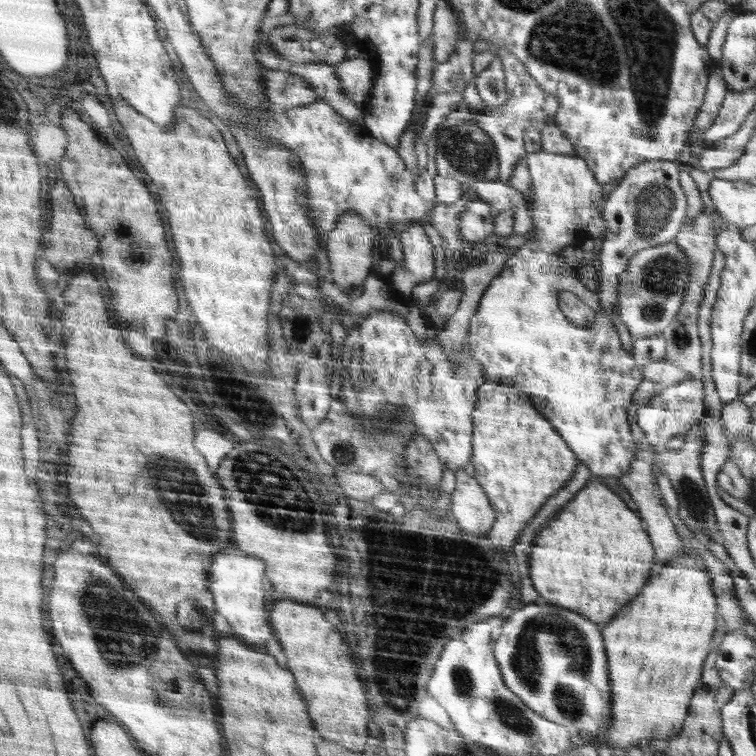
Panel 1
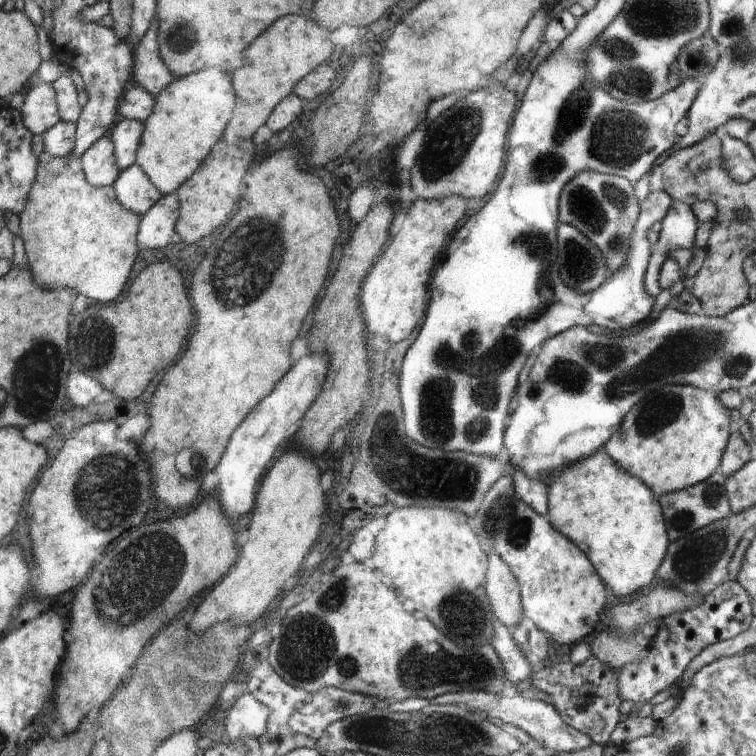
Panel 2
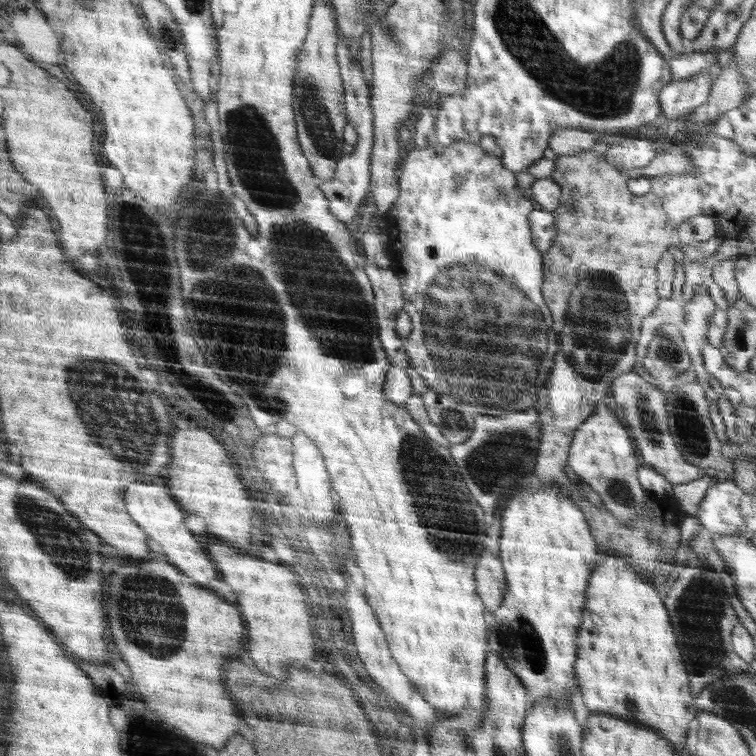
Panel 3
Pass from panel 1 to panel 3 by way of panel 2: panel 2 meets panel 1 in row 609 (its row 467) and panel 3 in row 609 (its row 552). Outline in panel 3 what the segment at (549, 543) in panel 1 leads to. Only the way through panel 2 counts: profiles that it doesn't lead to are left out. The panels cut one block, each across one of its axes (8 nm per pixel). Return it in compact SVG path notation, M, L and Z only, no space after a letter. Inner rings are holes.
M603 555L599 558L598 572L594 572L594 584L590 584L590 608L586 610L586 624L582 624L582 660L578 660L578 680L582 680L582 688L580 696L584 702L584 706L591 713L600 712L602 715L616 715L624 721L636 723L636 725L647 726L652 731L656 731L658 735L673 744L678 751L684 746L686 734L688 734L688 726L690 720L696 716L696 710L692 710L692 696L690 696L690 688L688 688L688 673L684 663L682 662L682 653L678 648L677 635L674 632L672 622L670 622L668 609L665 607L665 601L662 602L662 594L652 586L652 582L644 582L644 578L638 578L634 574L634 570L628 566L628 563L620 556Z

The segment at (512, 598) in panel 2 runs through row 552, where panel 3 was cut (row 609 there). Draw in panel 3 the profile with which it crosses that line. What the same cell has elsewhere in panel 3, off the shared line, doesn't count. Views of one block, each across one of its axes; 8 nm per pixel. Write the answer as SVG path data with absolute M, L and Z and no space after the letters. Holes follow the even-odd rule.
M486 550L482 562L478 562L478 590L488 611L497 610L505 598L507 582L505 580L504 564L500 556L494 556Z

